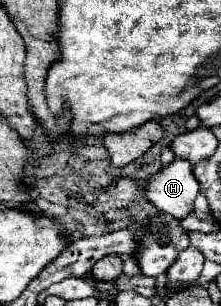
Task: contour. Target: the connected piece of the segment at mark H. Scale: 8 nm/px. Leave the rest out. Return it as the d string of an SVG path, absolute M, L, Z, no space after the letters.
M174 160L150 178L146 196L160 212L182 220L194 212L198 192L200 186L190 164L186 160Z

